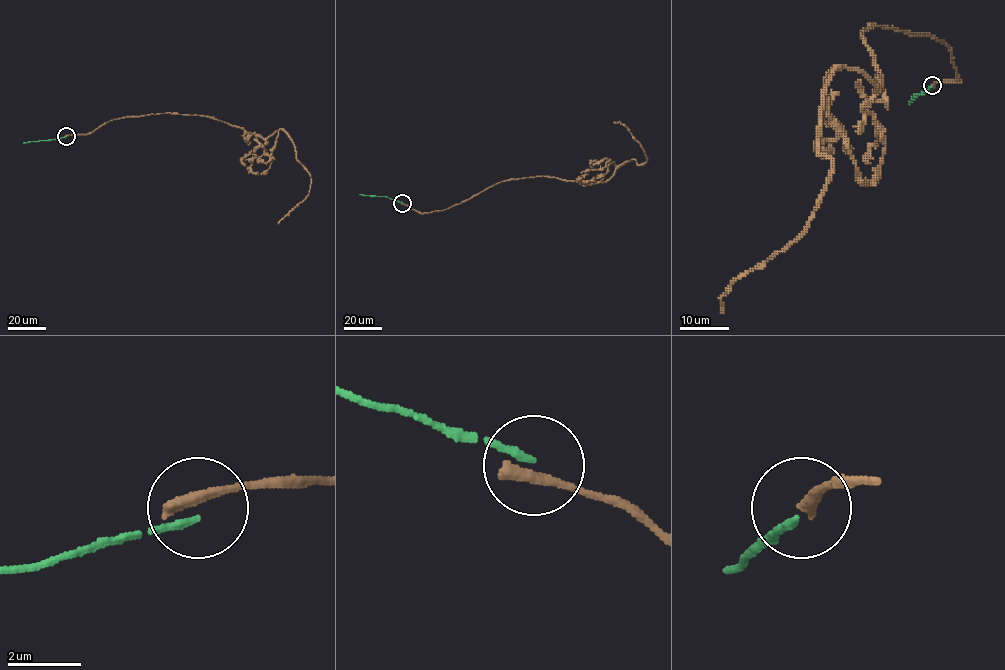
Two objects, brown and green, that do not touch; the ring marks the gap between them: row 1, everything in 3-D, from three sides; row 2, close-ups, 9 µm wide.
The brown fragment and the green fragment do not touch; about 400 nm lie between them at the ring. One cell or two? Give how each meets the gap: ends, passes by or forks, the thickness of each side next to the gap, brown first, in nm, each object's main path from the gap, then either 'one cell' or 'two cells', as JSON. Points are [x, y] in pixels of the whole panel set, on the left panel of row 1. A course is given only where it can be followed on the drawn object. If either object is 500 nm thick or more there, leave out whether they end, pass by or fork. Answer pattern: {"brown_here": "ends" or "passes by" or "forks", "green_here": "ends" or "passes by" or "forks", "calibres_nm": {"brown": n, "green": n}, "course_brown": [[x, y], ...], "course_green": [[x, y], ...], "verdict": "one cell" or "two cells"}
{"brown_here": "ends", "green_here": "ends", "calibres_nm": {"brown": 400, "green": 180}, "course_brown": [[66, 136], [89, 134], [114, 119], [167, 112], [213, 117], [264, 138], [282, 129], [310, 187], [278, 223]], "course_green": [[66, 136], [24, 143]], "verdict": "two cells"}

